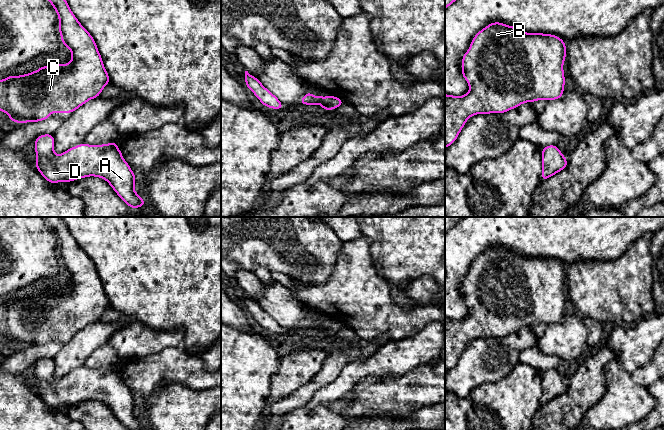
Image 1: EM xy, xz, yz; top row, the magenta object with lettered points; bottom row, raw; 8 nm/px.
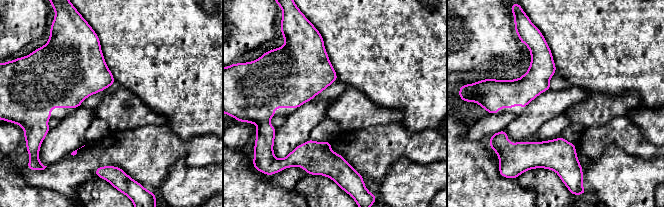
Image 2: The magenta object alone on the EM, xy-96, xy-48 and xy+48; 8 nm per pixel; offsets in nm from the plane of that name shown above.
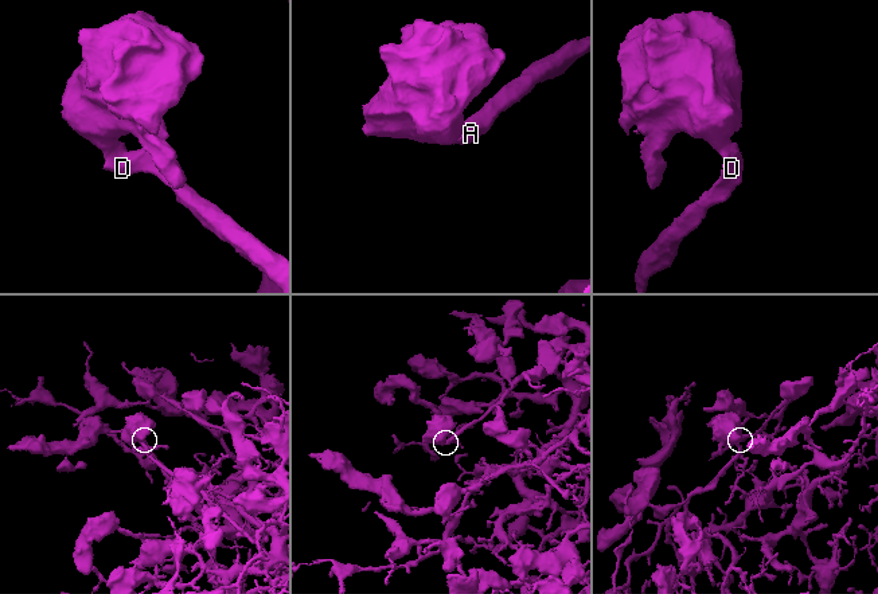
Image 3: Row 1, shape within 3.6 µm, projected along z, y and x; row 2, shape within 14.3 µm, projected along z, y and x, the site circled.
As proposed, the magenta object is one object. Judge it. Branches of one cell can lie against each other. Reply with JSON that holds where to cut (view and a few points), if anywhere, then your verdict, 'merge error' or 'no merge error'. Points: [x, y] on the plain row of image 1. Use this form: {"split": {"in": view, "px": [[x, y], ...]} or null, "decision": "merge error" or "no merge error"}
{"split": null, "decision": "no merge error"}

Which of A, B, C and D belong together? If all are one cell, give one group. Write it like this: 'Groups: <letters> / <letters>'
Groups: A B C D

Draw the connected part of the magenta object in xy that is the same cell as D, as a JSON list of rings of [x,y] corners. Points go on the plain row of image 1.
[[[43,358],[34,365],[34,374],[37,378],[35,390],[49,407],[55,408],[61,405],[69,407],[89,400],[100,401],[109,407],[116,418],[128,430],[143,430],[147,427],[136,417],[134,413],[136,400],[131,394],[130,389],[124,384],[116,366],[102,369],[89,369],[83,366],[62,378],[56,379],[54,377],[54,359]]]

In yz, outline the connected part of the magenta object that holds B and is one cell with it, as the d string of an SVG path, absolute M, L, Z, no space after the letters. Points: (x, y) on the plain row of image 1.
M494 246L476 257L470 271L462 281L462 300L470 314L464 320L445 318L445 373L453 368L466 345L476 338L505 337L526 326L546 325L562 321L565 310L563 288L566 268L558 260L544 257L526 257L516 251Z

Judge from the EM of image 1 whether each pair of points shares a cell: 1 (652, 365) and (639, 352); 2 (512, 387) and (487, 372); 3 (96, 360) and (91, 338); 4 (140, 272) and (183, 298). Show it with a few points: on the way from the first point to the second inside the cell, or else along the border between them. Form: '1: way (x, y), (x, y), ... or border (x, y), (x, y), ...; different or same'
1: border (653, 353), (643, 365), (637, 367), (631, 373); different
2: border (517, 364), (503, 377), (477, 387); different
3: border (105, 343), (99, 346), (86, 359), (83, 365); different
4: way (151, 272), (156, 272), (172, 288); same

